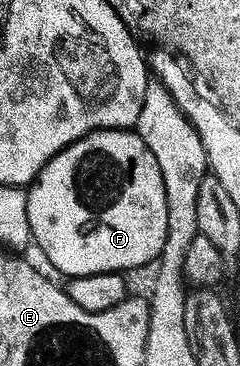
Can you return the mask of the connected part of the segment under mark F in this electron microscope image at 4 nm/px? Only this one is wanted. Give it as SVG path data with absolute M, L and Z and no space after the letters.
M96 129L94 133L77 139L69 147L65 147L39 172L33 184L26 190L28 201L29 227L34 244L39 244L41 252L47 256L47 261L59 273L64 273L64 278L84 277L94 273L118 273L135 269L138 265L150 266L158 258L165 247L167 228L169 227L169 207L165 199L165 183L161 179L161 167L157 167L157 159L153 159L153 151L145 147L139 134L131 129Z

